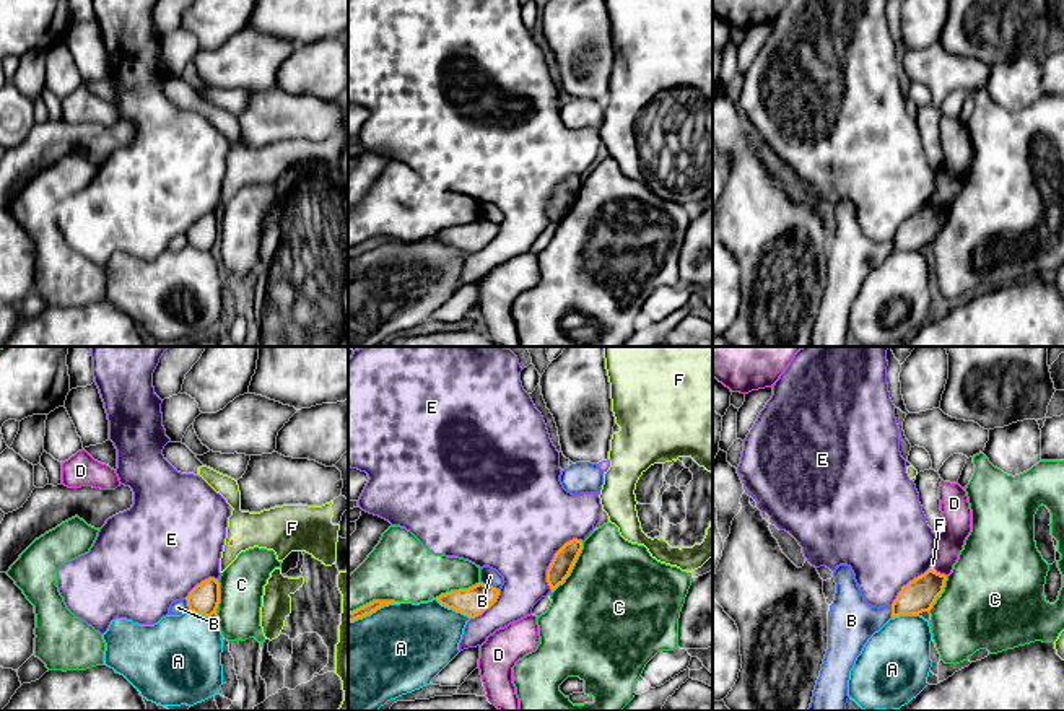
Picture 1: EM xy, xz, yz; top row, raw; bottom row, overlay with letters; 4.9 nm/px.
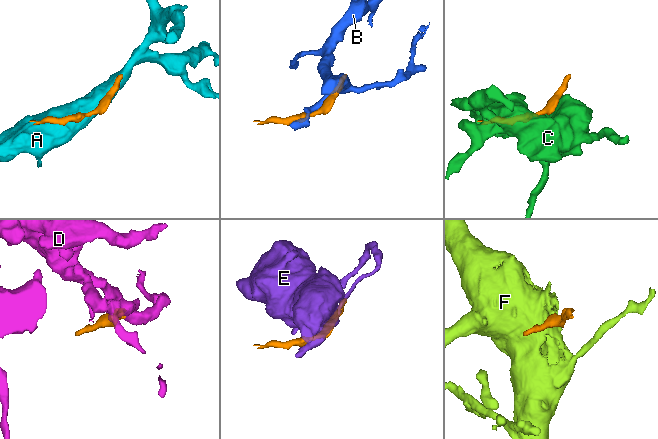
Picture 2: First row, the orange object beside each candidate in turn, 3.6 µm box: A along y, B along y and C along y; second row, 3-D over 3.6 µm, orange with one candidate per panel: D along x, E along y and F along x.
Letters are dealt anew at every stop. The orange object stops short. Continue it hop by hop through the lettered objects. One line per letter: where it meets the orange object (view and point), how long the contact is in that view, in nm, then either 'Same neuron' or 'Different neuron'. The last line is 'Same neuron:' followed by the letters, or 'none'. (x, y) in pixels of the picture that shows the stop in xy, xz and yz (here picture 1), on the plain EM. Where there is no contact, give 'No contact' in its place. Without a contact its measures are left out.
A: Touches orange at xz (453, 244). Shared border 200 nm. Different neuron
B: Touches orange at xz (490, 222). Shared border 100 nm. Different neuron
C: Touches orange at xz (571, 204). Shared border 300 nm. Different neuron
D: Touches orange at yz (939, 209). Shared border 70 nm. Different neuron
E: Touches orange at xz (553, 194). Shared border 300 nm. Different neuron
F: Touches orange at yz (933, 205). Shared border 40 nm. Different neuron
Same neuron: none

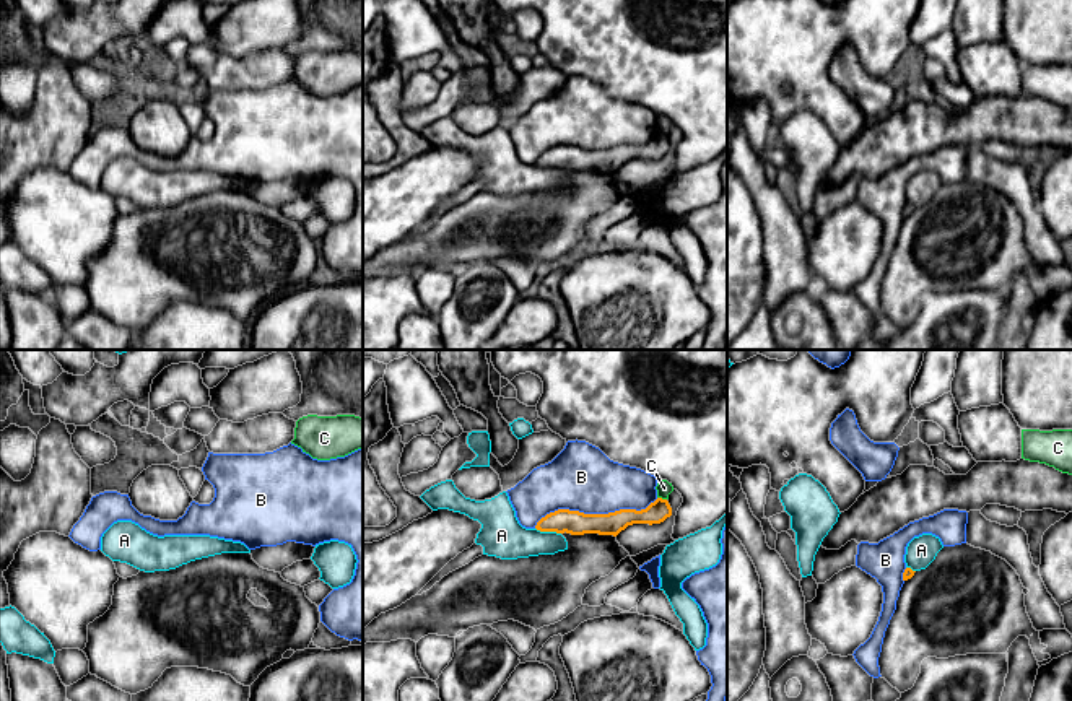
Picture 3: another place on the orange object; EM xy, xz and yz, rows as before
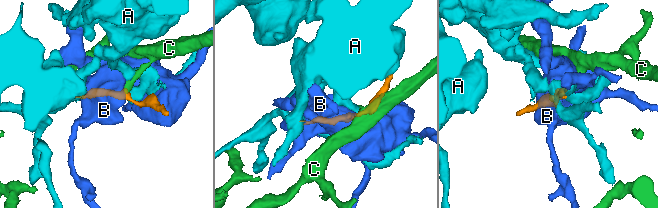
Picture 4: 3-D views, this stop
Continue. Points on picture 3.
A: Touches orange at xz (549, 166). Shared border 130 nm. Different neuron
B: Touches orange at xz (594, 150). Shared border 650 nm. Different neuron
C: Touches orange at xz (661, 134). Shared border 50 nm. Different neuron
Same neuron: none

